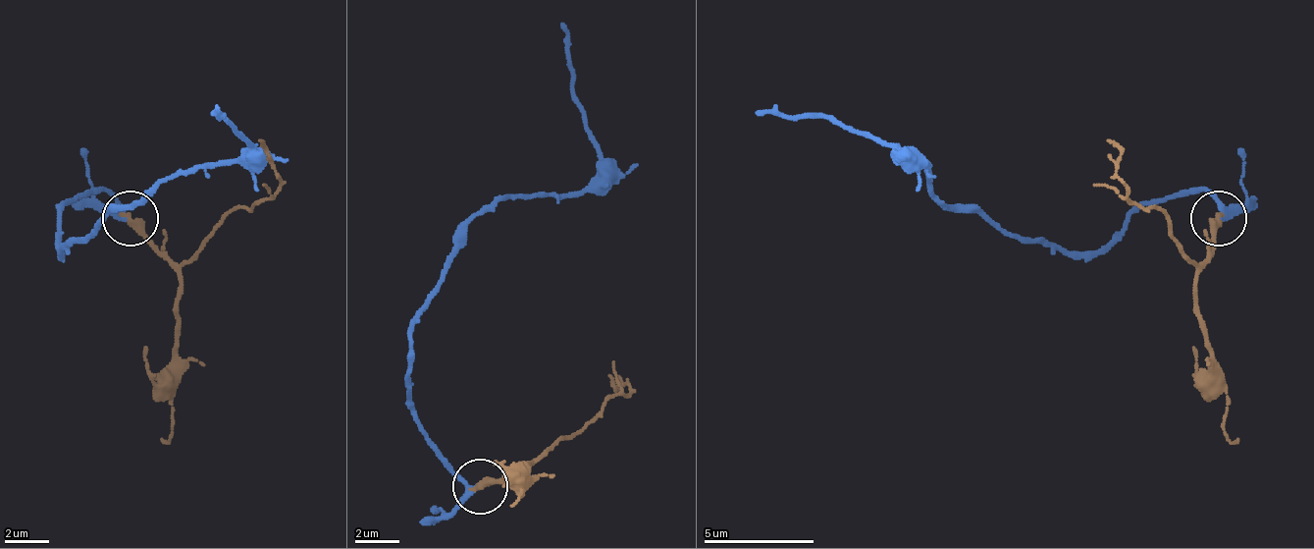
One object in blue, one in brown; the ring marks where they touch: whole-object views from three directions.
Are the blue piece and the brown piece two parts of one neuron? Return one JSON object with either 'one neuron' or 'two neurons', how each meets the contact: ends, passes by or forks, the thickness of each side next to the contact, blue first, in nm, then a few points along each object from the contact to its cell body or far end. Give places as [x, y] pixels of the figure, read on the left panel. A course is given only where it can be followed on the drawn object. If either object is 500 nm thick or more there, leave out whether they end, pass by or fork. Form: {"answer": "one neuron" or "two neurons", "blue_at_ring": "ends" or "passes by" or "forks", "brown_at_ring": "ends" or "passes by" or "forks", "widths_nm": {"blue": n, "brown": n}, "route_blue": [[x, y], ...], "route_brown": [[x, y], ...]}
{"answer": "one neuron", "blue_at_ring": "passes by", "brown_at_ring": "ends", "widths_nm": {"blue": 280, "brown": 360}, "route_blue": [[131, 219], [109, 192], [81, 192], [59, 214], [59, 252], [165, 181], [232, 164], [248, 147], [215, 108]], "route_brown": [[131, 219], [182, 264], [236, 208], [253, 208], [276, 192], [270, 152], [259, 141]]}

